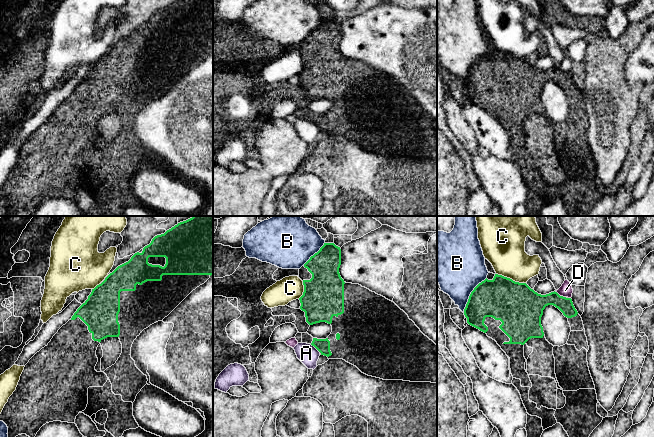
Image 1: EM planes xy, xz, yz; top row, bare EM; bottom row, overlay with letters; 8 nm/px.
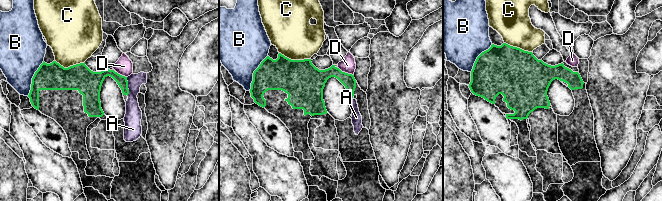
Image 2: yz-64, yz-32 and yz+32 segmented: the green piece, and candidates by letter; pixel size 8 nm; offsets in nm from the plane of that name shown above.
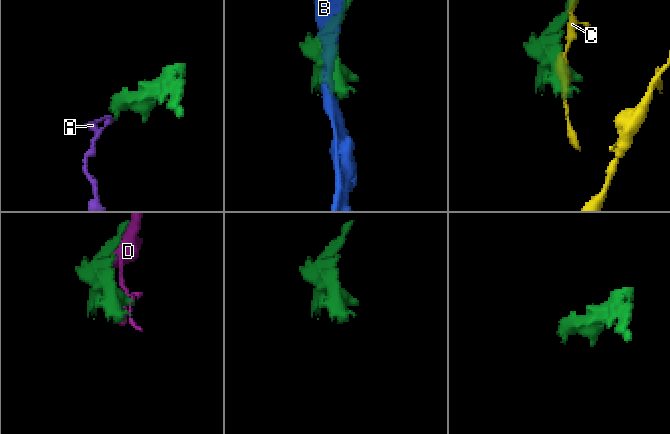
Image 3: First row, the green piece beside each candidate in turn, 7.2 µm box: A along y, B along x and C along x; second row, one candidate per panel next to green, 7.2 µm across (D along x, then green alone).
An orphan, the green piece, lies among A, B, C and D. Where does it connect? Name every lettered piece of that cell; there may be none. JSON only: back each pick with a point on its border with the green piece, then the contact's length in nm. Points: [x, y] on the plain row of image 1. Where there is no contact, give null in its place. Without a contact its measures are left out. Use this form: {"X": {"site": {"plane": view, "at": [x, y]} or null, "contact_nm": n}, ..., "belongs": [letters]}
{"belongs": []}

